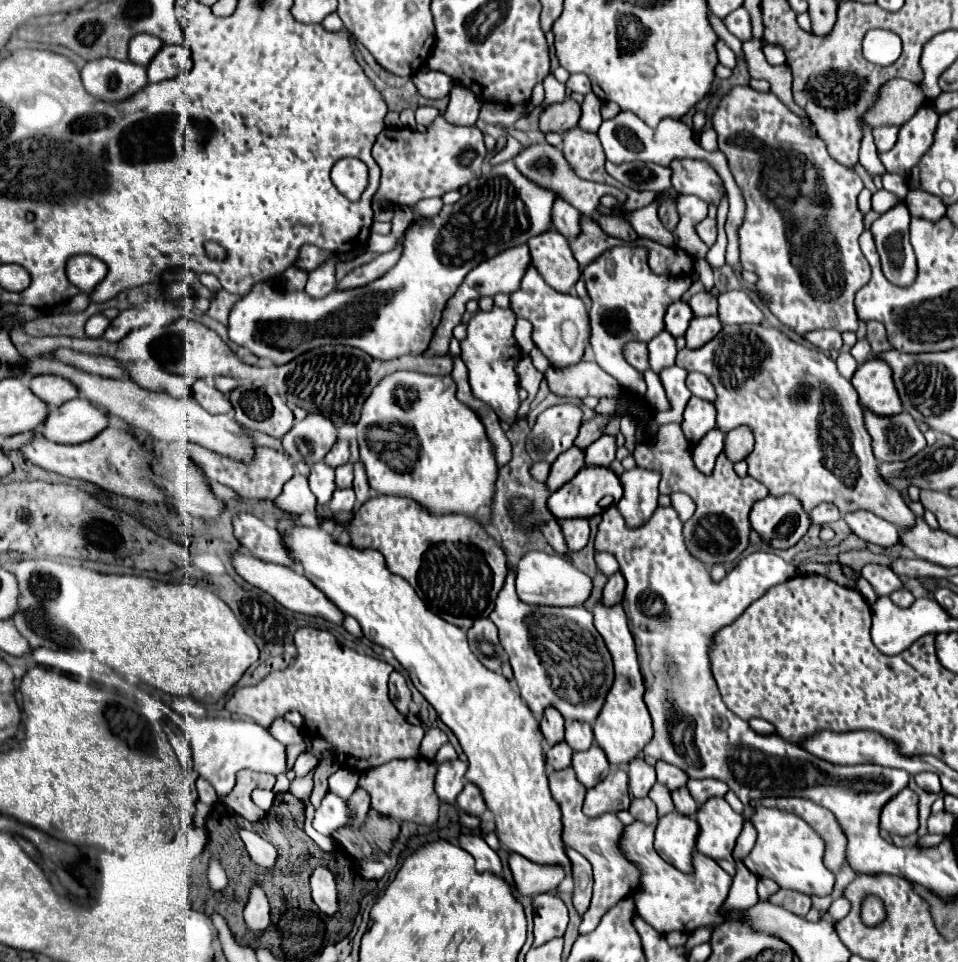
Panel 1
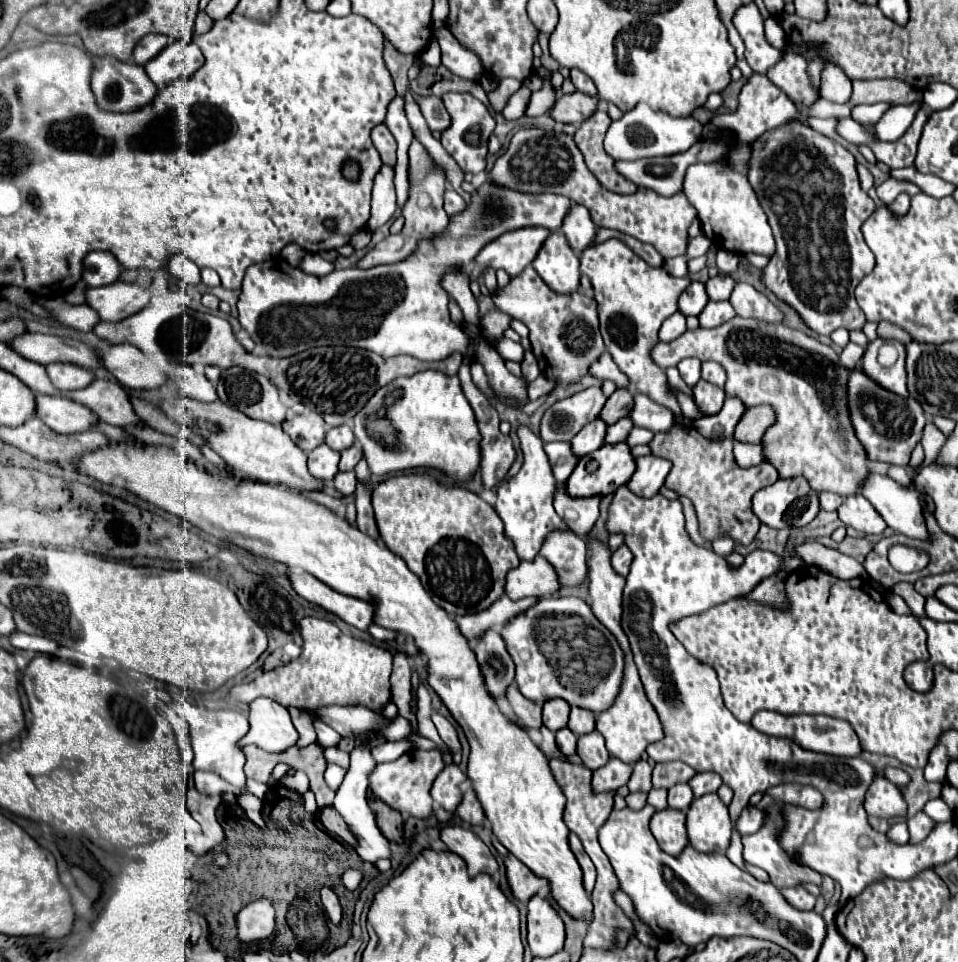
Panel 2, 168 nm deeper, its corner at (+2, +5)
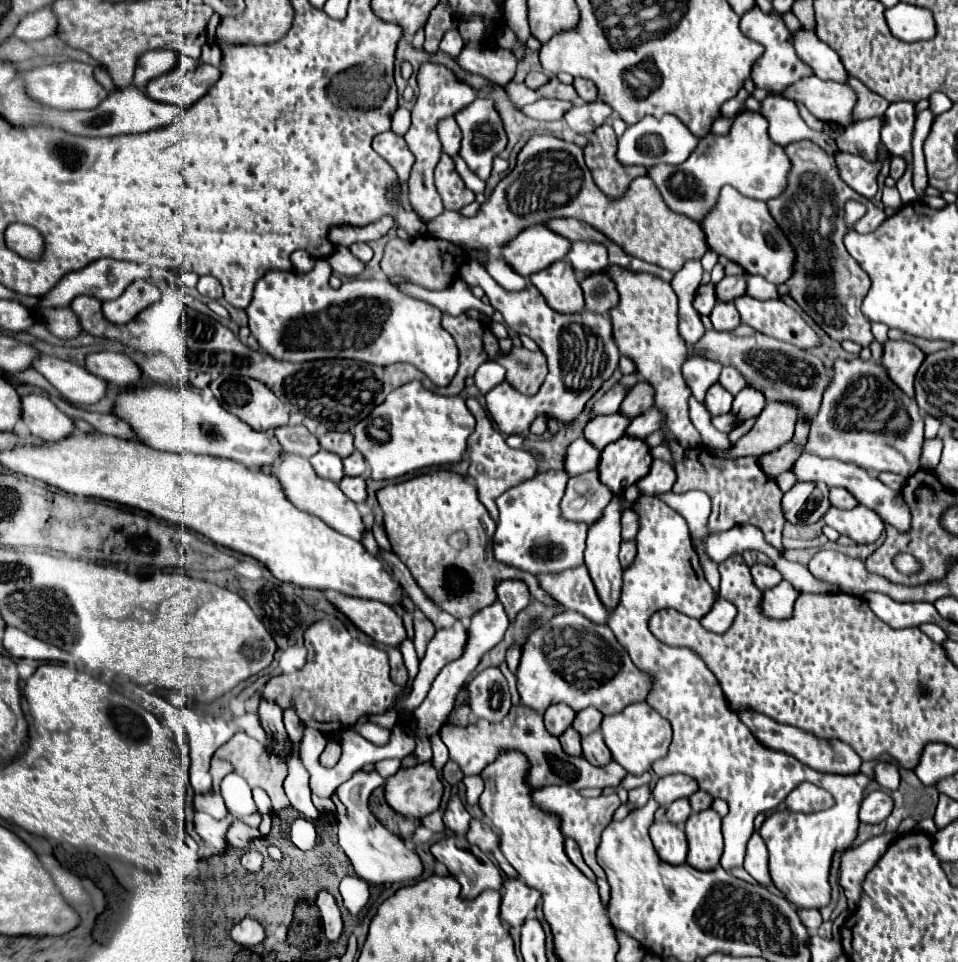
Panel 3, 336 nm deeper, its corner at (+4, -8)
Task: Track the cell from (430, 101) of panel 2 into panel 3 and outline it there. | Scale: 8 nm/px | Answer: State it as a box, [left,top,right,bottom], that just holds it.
[438,117,460,155]

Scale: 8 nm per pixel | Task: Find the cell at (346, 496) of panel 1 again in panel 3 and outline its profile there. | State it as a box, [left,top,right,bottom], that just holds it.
[338,477,366,503]

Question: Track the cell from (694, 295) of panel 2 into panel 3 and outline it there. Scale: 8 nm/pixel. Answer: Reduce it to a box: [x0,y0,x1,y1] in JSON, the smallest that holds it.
[694,285,716,315]

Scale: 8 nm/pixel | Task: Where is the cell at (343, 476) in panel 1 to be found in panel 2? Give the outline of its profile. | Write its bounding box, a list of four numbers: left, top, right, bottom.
[340,442,362,470]

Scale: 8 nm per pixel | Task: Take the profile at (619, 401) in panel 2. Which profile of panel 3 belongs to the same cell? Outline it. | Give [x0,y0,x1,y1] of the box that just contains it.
[620,383,652,419]

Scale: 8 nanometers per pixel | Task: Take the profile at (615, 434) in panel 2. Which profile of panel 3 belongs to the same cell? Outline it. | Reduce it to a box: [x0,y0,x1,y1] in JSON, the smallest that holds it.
[624,407,664,439]

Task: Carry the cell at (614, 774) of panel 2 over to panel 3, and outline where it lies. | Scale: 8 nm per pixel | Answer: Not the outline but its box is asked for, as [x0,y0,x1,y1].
[440,705,628,789]

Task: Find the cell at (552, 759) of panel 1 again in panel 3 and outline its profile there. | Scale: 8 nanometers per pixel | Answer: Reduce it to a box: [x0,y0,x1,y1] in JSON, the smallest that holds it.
[560,727,582,755]

